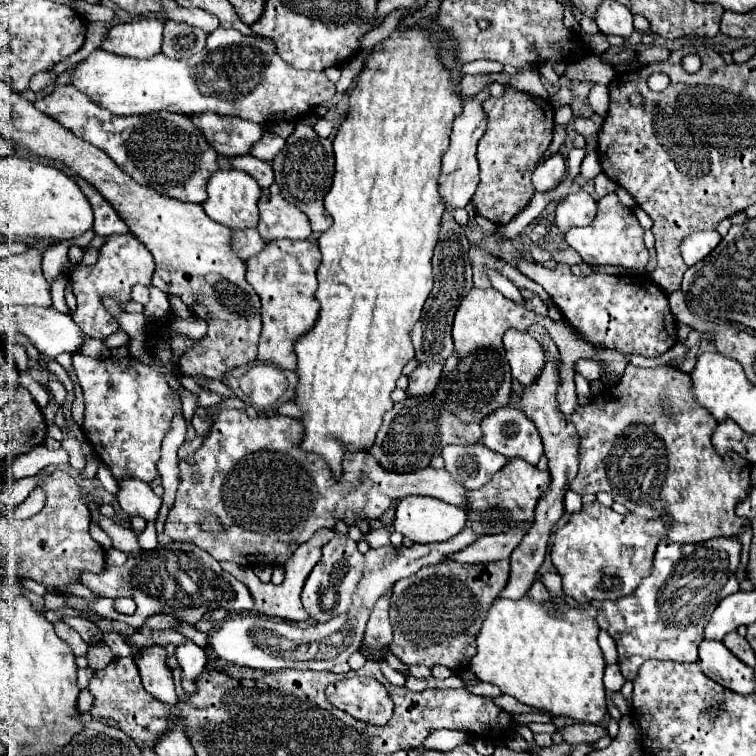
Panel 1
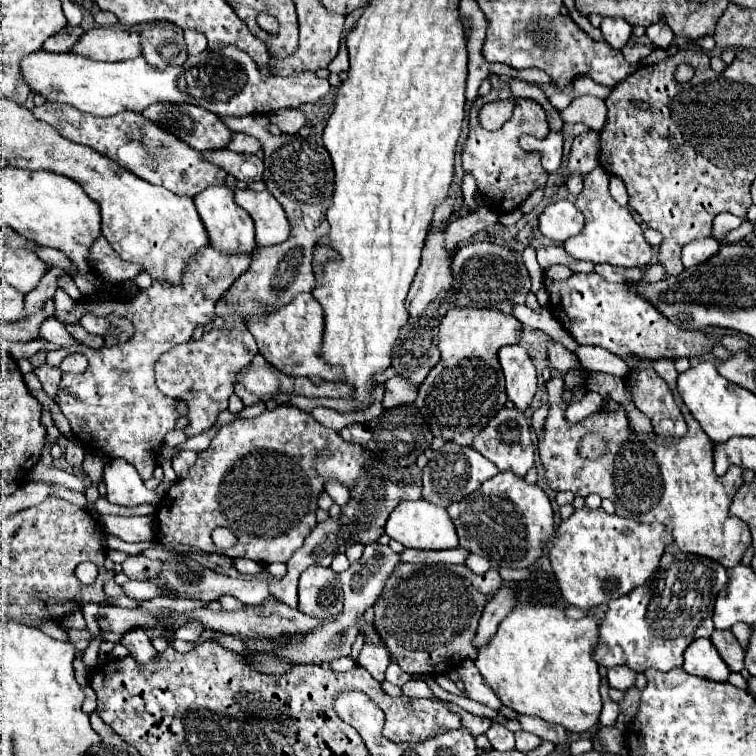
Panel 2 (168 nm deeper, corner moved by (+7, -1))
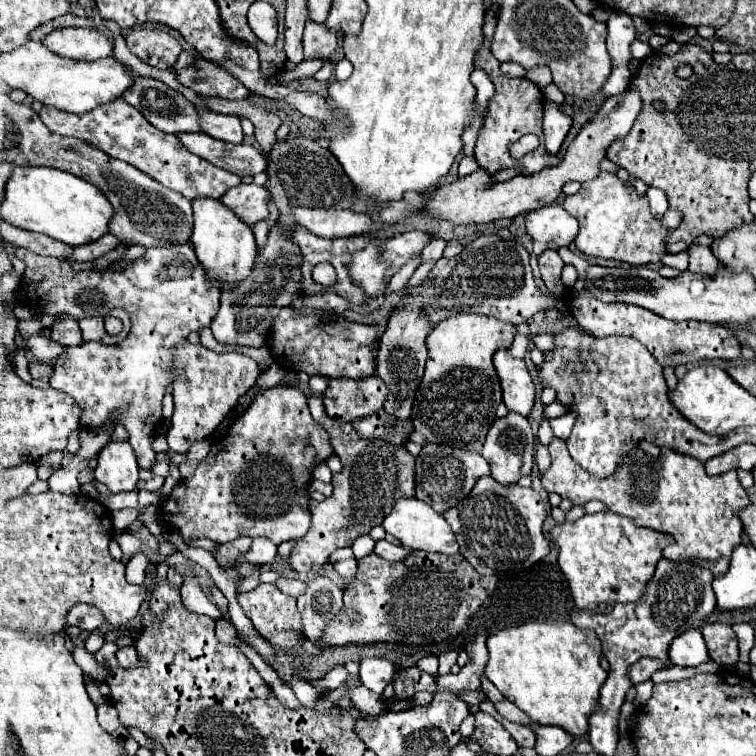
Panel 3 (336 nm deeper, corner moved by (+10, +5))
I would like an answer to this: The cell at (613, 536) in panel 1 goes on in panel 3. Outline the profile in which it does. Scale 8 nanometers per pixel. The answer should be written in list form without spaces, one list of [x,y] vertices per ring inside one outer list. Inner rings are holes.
[[[612,511],[584,515],[578,521],[564,521],[556,525],[550,535],[558,545],[558,565],[568,579],[572,599],[576,607],[584,611],[600,603],[638,601],[662,557],[662,549],[670,543],[666,533],[634,525],[628,517]]]

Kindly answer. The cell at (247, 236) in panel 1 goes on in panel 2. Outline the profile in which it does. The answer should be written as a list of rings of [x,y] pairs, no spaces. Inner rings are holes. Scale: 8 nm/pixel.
[[[207,245],[187,261],[185,275],[177,285],[153,281],[151,287],[145,291],[139,289],[135,295],[111,301],[101,301],[99,297],[89,295],[87,313],[97,317],[105,317],[109,313],[127,317],[135,325],[135,335],[131,341],[115,347],[67,347],[47,353],[47,363],[51,367],[59,367],[61,361],[71,353],[83,353],[89,361],[85,373],[61,375],[59,393],[55,397],[83,449],[101,451],[111,459],[121,457],[139,471],[141,479],[153,477],[163,437],[167,431],[175,429],[175,421],[179,417],[175,411],[175,401],[157,389],[153,365],[161,357],[161,353],[189,341],[197,327],[205,327],[215,321],[215,303],[249,267],[249,263],[249,255],[233,257]]]

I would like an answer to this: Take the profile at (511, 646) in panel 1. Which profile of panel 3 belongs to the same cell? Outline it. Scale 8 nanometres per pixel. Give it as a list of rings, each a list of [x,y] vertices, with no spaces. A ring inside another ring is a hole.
[[[528,621],[518,627],[504,627],[488,637],[490,661],[486,665],[486,677],[496,689],[512,701],[516,707],[526,711],[540,725],[558,725],[572,735],[584,735],[588,731],[588,717],[598,707],[600,687],[608,673],[600,667],[600,641],[592,629],[580,629],[570,621]]]

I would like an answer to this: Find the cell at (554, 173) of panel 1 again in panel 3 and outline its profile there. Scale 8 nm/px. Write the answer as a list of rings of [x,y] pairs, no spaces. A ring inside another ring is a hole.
[[[546,103],[544,105],[544,145],[546,151],[556,155],[568,129],[572,125],[572,119],[560,111],[560,105]]]

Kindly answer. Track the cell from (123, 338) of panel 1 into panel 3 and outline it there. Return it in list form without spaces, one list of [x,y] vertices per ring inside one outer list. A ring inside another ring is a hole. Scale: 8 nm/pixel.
[[[56,317],[54,325],[50,327],[50,339],[60,345],[82,345],[82,331],[78,327],[78,321],[72,317]]]

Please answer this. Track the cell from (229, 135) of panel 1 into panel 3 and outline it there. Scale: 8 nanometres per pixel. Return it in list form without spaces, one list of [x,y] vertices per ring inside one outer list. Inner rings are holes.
[[[134,73],[136,83],[122,95],[122,99],[126,103],[130,103],[132,107],[136,107],[154,127],[158,127],[164,133],[190,133],[190,131],[202,131],[200,129],[200,113],[196,111],[196,107],[178,91],[170,89],[168,85],[164,85],[162,81],[156,79],[146,79],[146,77],[138,77]]]

